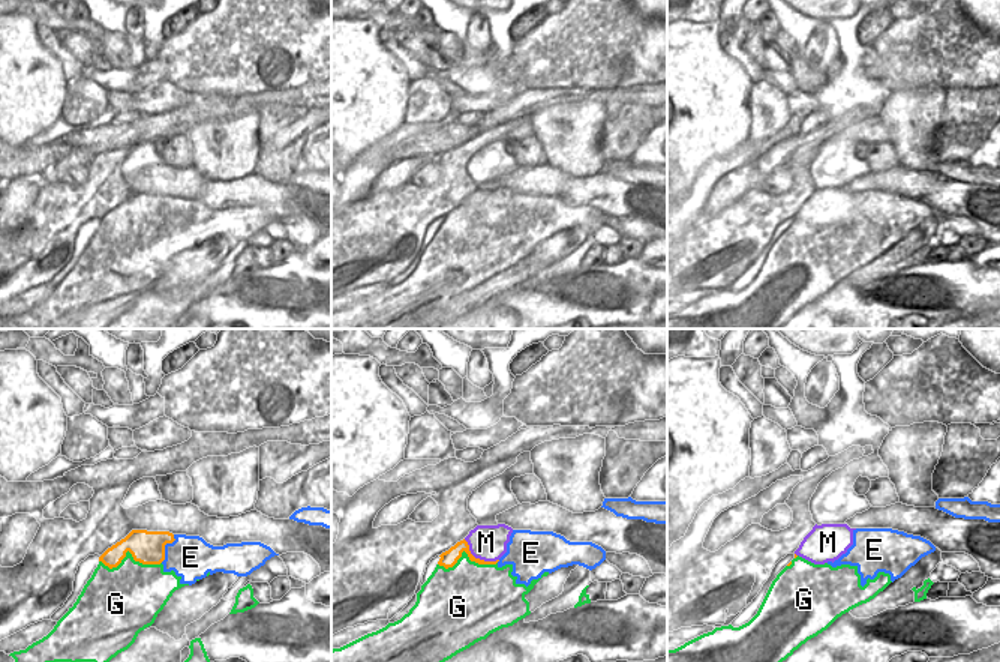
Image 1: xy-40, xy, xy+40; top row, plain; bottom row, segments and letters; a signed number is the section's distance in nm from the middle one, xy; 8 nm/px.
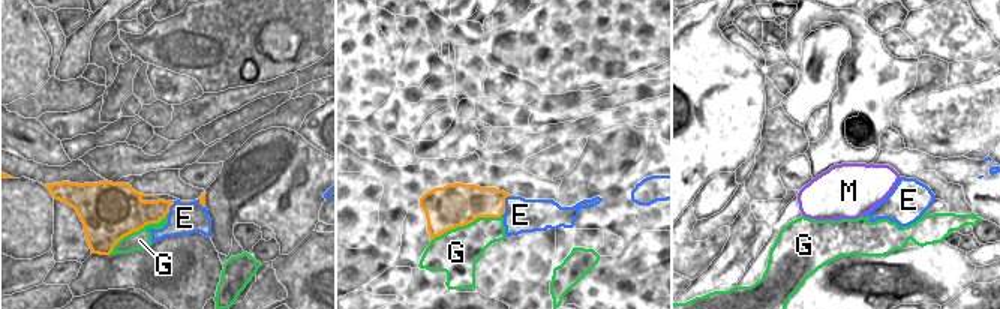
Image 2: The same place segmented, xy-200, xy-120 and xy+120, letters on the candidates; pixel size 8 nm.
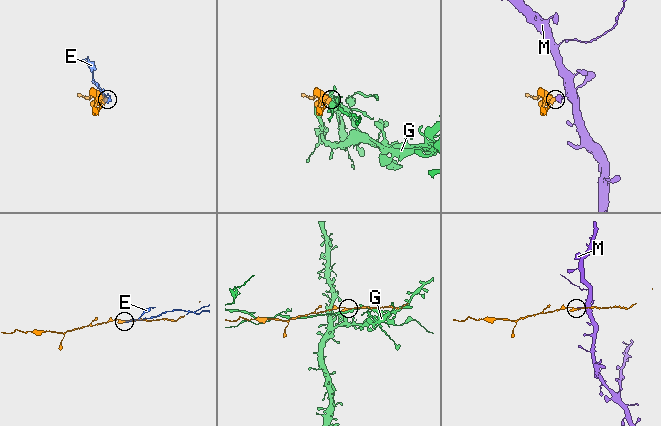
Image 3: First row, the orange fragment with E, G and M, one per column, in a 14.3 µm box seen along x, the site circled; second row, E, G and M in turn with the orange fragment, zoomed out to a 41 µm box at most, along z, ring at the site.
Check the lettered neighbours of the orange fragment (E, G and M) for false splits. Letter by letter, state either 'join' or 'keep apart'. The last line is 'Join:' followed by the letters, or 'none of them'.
E: keep apart
G: keep apart
M: keep apart
Join: none of them

